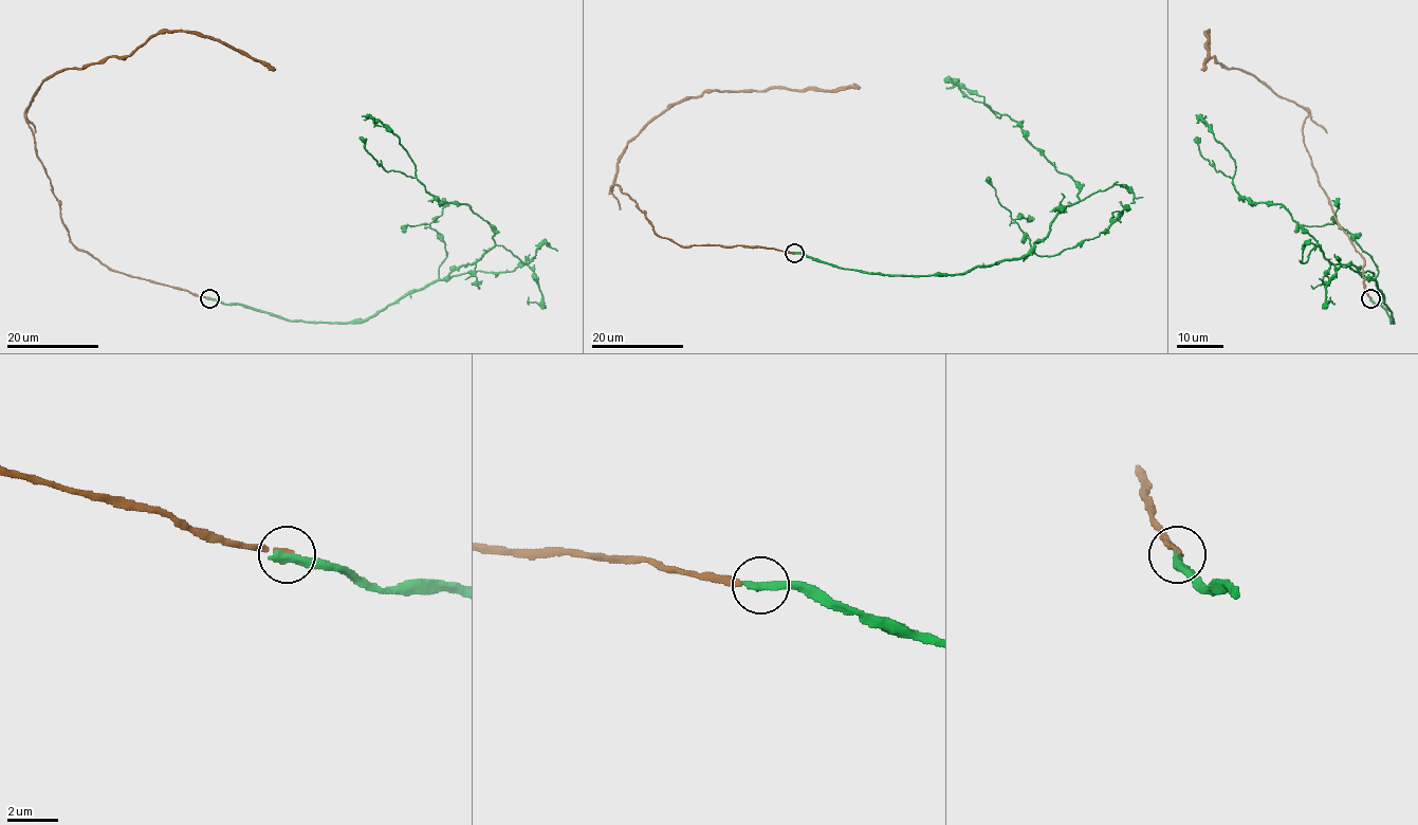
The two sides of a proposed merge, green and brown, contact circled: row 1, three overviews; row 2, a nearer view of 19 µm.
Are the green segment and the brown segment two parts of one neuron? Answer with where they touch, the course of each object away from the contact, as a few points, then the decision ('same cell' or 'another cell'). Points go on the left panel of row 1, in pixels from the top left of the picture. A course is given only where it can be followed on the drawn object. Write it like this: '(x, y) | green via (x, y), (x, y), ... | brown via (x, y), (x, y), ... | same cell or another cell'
(209, 298) | green via (209, 298), (289, 321), (364, 323), (494, 245), (483, 220), (426, 189), (398, 136), (362, 116) | brown via (209, 297), (110, 271), (74, 245), (25, 110), (45, 80), (126, 57), (160, 33), (209, 35), (274, 71) | another cell

